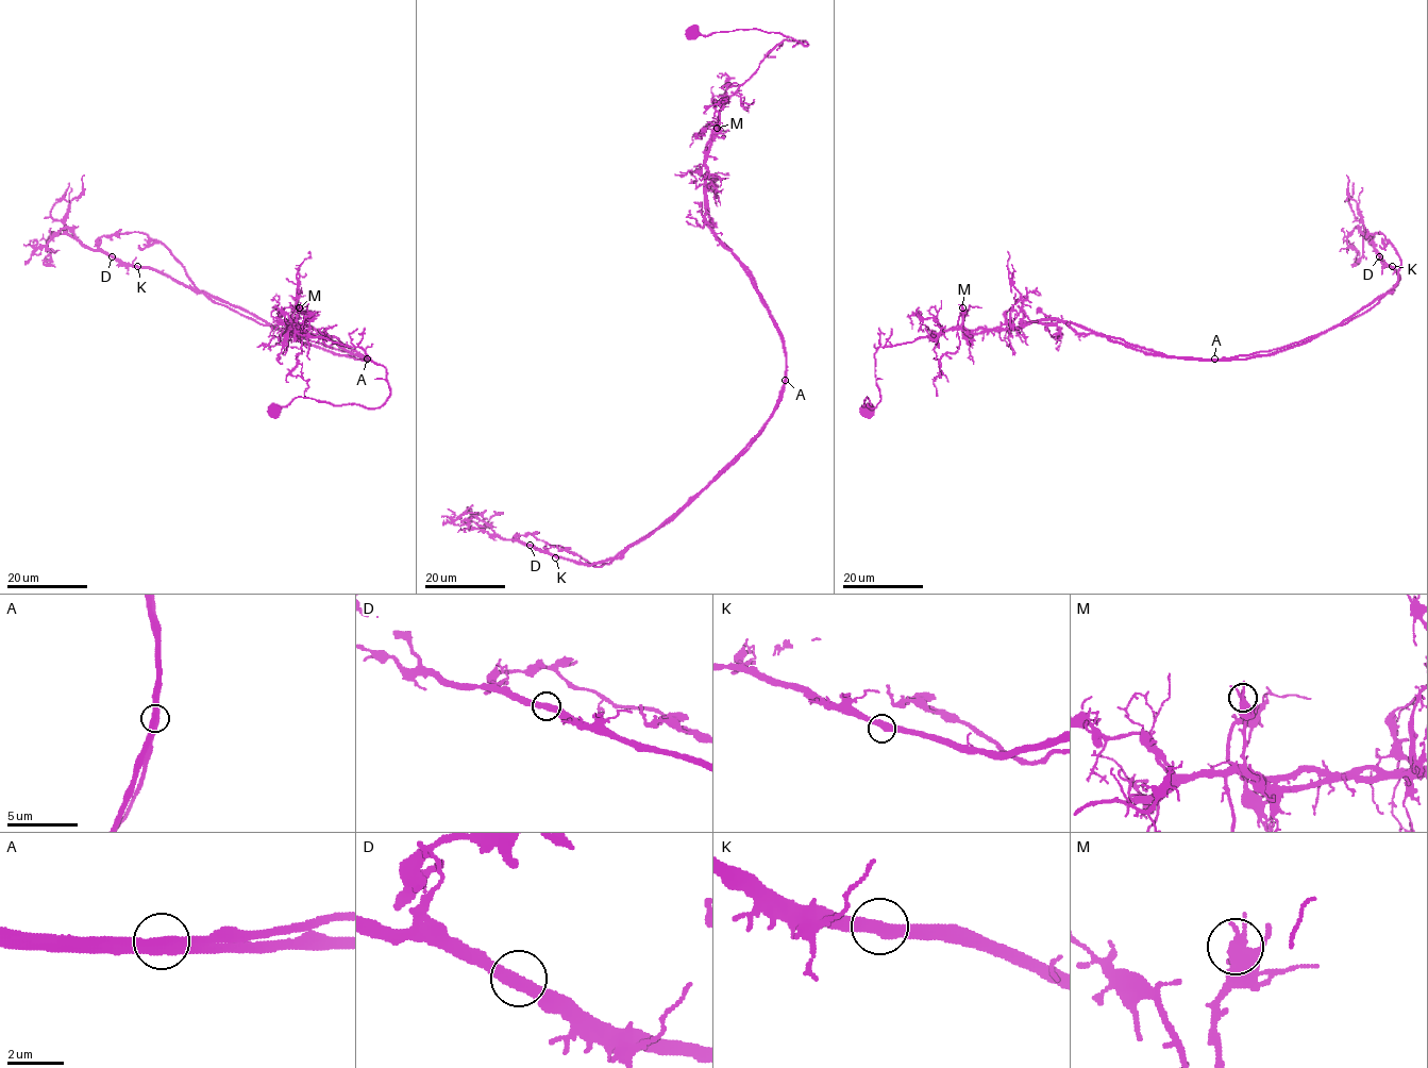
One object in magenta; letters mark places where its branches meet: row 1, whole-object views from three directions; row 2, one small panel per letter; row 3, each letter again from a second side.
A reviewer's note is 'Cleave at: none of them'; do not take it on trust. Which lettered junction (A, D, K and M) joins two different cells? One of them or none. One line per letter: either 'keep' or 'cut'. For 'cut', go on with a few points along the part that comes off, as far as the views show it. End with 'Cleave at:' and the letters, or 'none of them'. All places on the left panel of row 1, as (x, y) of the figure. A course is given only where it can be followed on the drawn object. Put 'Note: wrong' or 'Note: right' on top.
Note: wrong
A: cut; foreign part runs (368, 359), (287, 323), (359, 347), (386, 369), (390, 395), (366, 407), (296, 397), (269, 414)
D: keep
K: keep
M: keep
Cleave at: A

